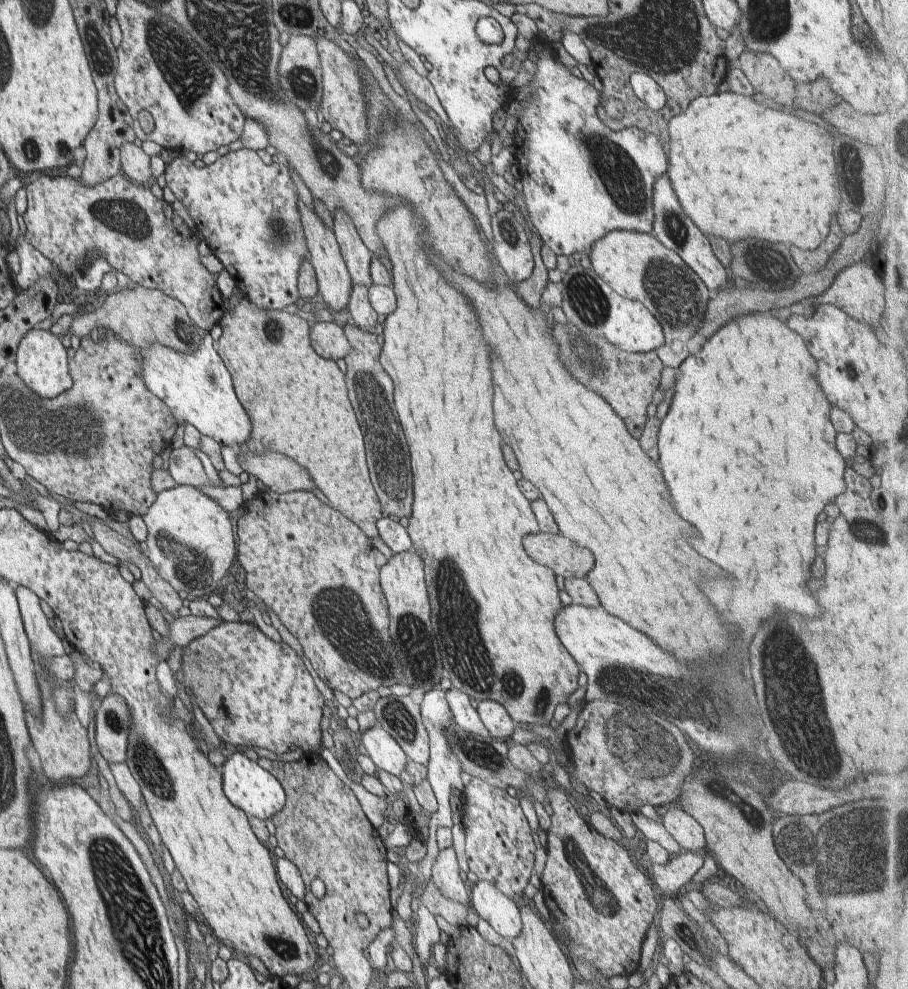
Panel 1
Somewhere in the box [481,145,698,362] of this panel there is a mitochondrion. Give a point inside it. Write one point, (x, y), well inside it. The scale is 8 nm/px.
(586, 296)

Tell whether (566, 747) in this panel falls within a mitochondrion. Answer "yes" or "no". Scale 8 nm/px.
no

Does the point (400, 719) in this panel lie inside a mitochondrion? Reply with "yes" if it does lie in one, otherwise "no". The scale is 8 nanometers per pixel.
yes

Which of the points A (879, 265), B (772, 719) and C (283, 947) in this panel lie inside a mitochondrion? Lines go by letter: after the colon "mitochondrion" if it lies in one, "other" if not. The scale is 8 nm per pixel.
A: other
B: mitochondrion
C: mitochondrion

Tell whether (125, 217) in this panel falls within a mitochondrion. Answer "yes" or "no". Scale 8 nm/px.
yes

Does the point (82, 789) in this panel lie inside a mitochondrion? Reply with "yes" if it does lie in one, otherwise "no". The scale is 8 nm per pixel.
no

